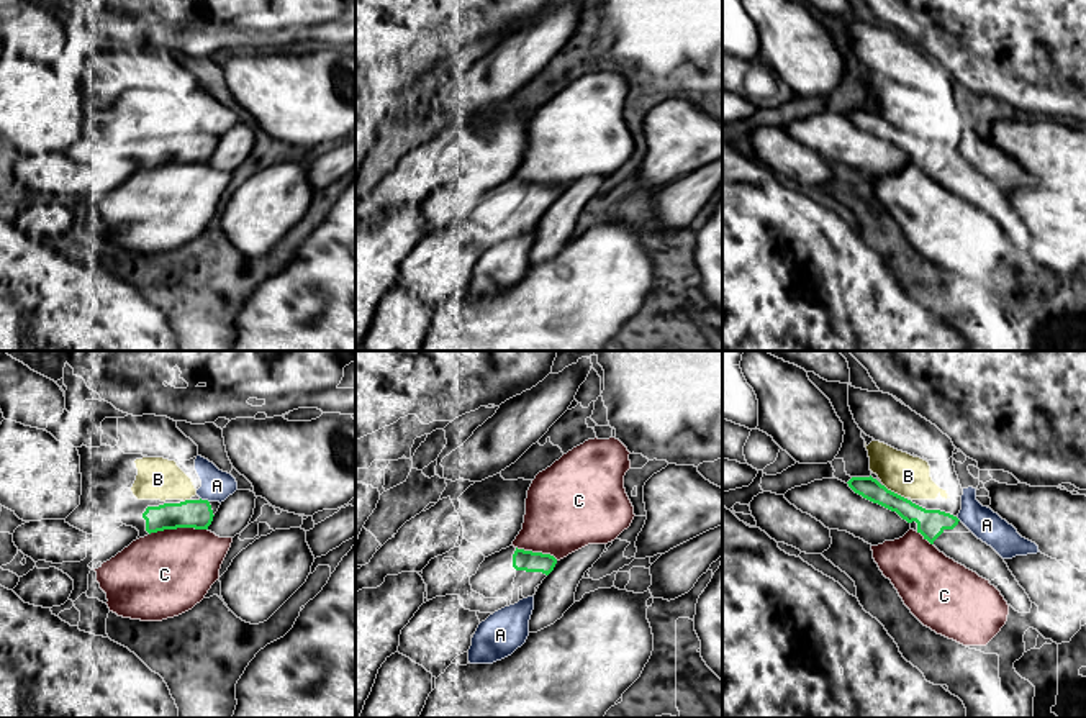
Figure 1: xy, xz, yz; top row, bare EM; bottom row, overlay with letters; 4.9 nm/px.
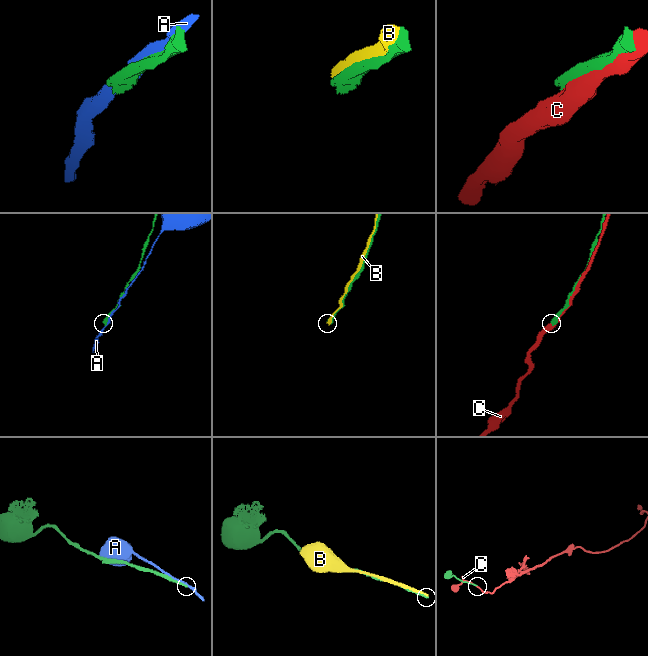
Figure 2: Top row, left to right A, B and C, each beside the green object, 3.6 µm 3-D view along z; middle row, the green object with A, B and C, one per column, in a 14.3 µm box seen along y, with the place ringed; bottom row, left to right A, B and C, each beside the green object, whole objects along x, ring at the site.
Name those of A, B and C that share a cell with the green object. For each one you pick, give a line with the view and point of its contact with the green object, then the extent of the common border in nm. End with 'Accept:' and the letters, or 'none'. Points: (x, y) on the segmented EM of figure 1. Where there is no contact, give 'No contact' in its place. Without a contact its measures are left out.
Accept: none

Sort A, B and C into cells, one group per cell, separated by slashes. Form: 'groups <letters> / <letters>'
groups A / B / C

